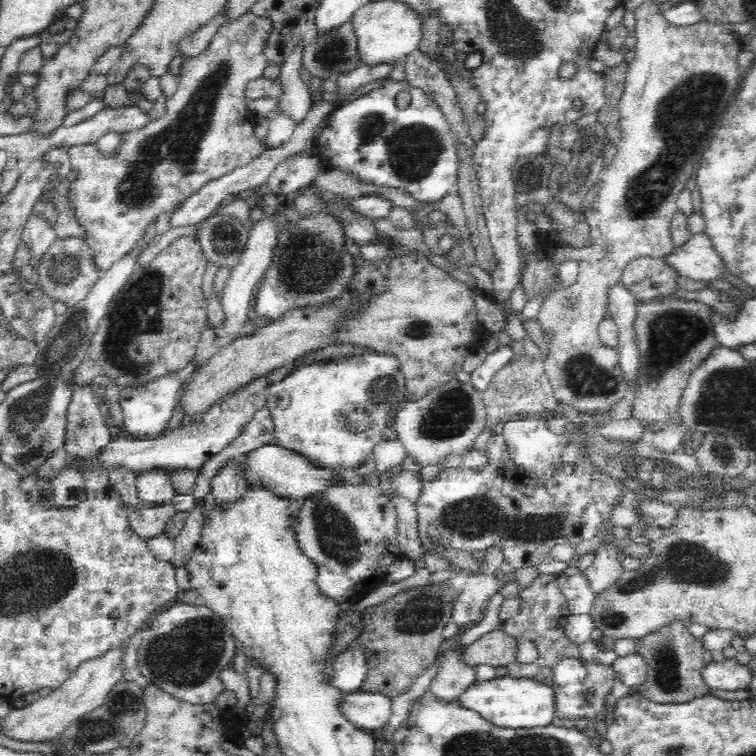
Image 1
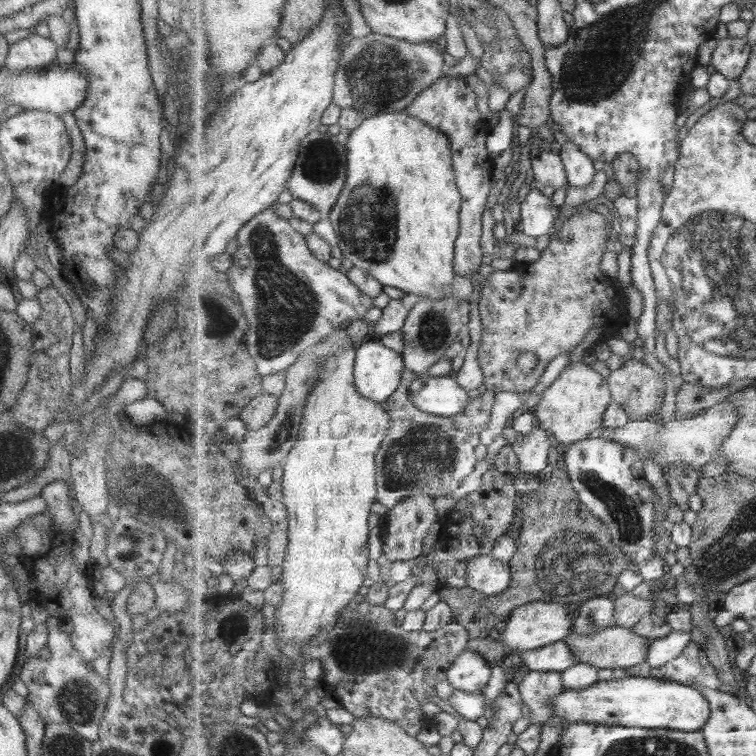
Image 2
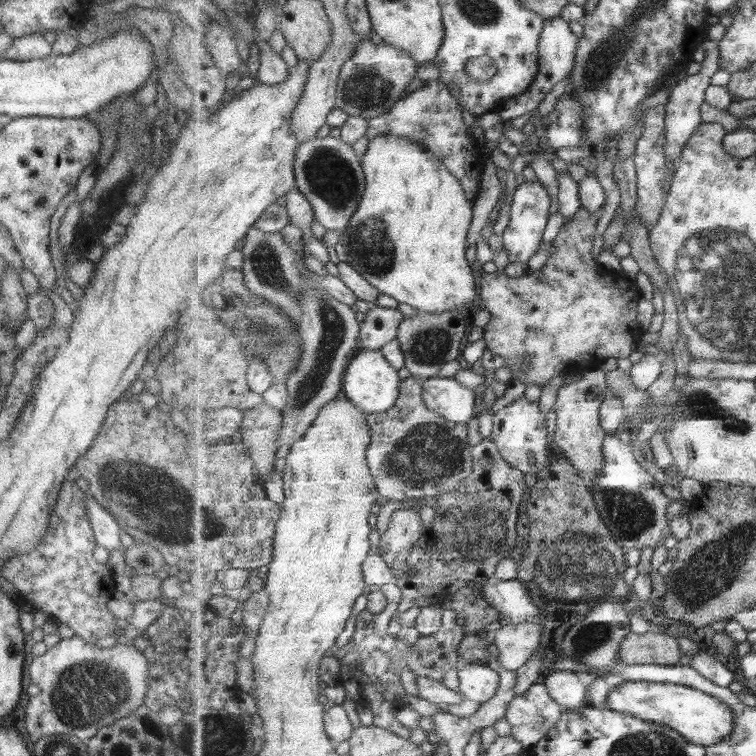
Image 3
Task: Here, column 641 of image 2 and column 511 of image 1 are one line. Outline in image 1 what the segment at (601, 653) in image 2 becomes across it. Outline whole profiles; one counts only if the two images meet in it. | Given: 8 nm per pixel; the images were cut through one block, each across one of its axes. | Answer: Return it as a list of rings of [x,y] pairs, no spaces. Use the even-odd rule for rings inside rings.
[[[494,629],[468,645],[463,655],[464,663],[470,667],[507,667],[518,660],[518,639],[506,634],[502,629]]]

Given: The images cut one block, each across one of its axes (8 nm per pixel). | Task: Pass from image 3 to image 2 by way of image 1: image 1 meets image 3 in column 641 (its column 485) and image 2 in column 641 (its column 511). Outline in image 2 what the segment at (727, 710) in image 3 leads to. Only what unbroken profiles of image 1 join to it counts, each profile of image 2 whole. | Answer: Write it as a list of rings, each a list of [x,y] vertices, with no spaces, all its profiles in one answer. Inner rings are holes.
[[[626,676],[597,681],[583,690],[565,690],[551,696],[555,716],[565,724],[585,721],[622,727],[669,728],[681,732],[702,731],[712,715],[710,702],[694,686],[653,677]]]

